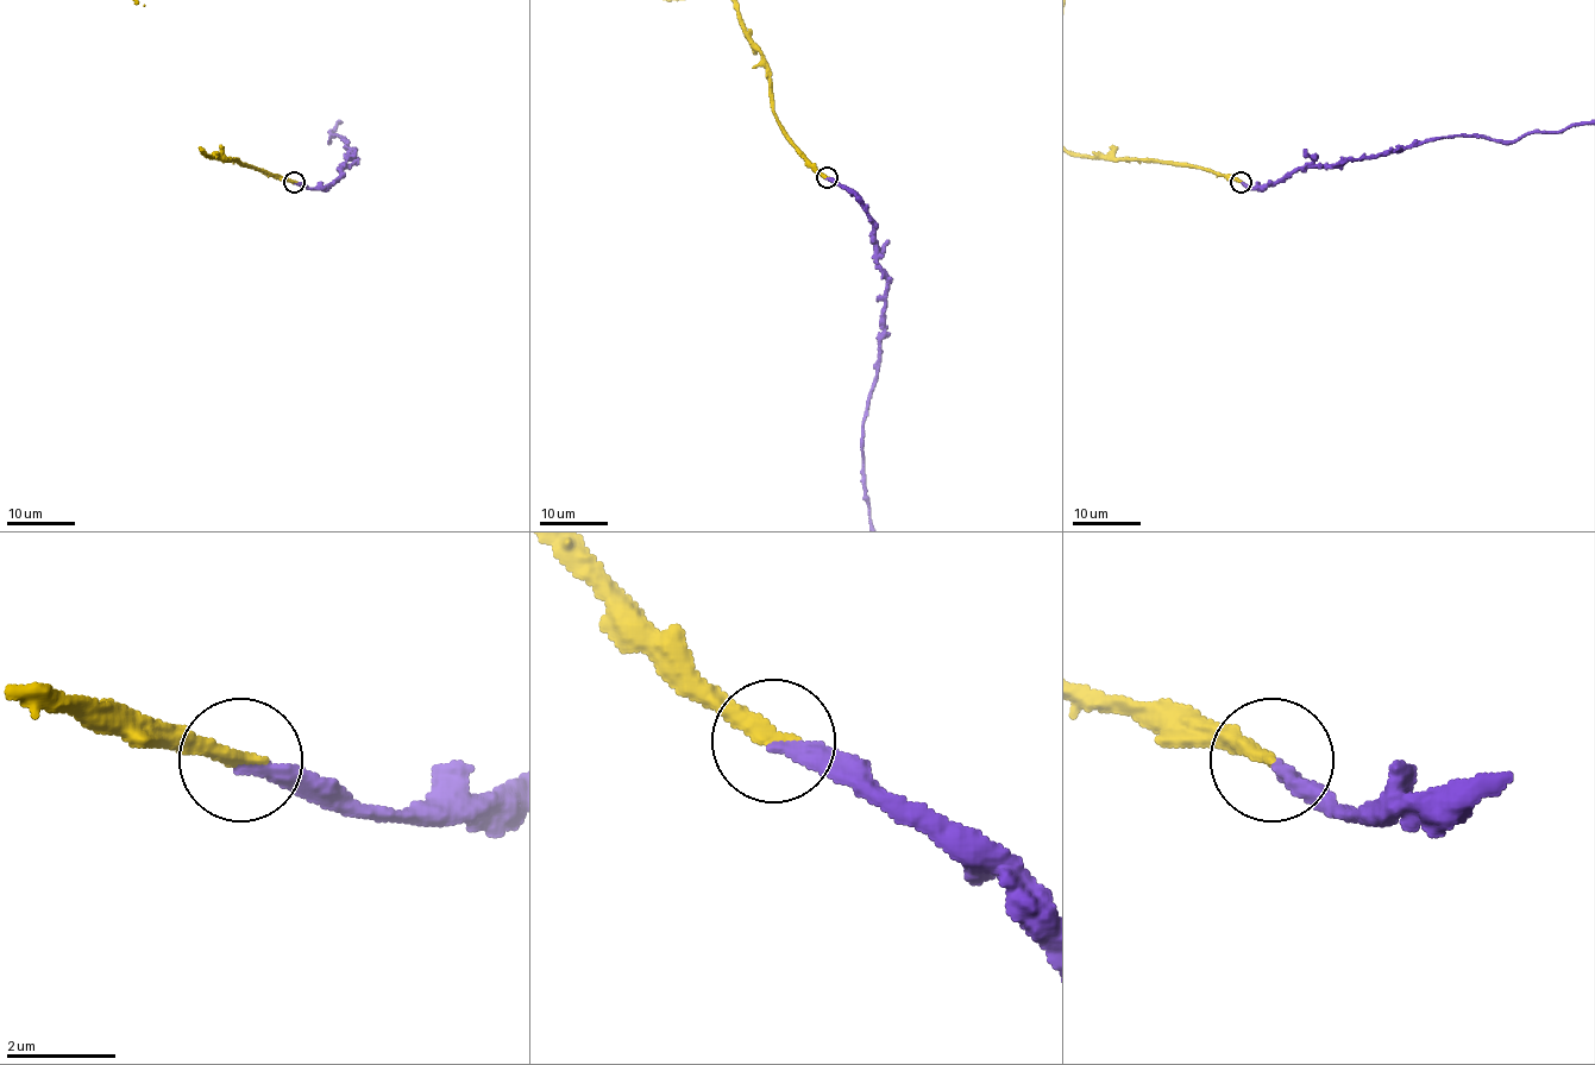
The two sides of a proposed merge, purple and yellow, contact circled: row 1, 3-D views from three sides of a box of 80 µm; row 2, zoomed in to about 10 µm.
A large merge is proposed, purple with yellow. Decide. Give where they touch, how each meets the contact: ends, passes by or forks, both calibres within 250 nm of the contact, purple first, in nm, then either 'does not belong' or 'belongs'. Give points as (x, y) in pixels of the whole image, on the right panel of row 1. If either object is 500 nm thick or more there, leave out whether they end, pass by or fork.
at (1241, 182); purple ends there; yellow ends there; 280 nm thick on the purple side, 320 nm on the other; belongs

